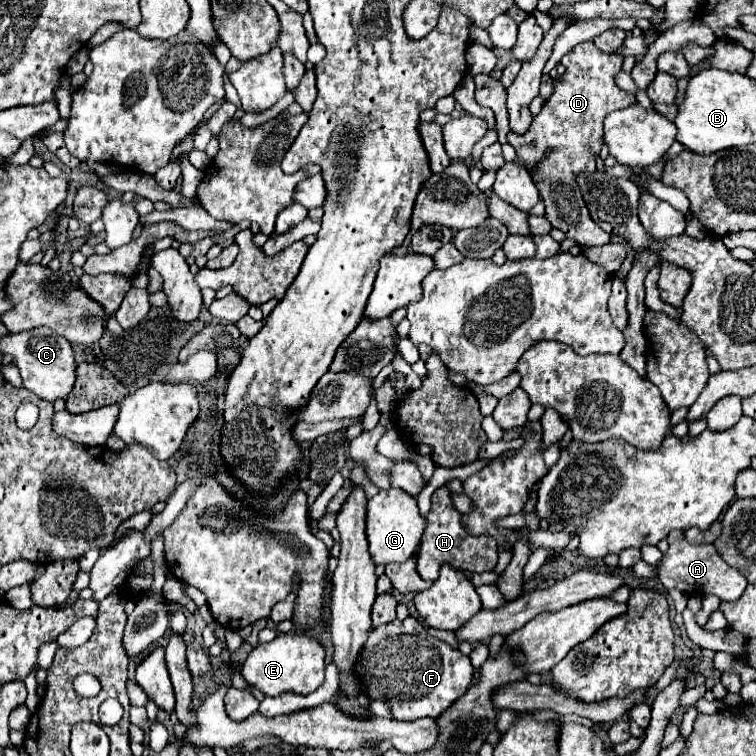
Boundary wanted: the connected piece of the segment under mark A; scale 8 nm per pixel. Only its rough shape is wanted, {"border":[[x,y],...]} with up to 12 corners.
{"border":[[682,531],[658,581],[688,595],[736,601],[748,581],[714,545],[690,545]]}

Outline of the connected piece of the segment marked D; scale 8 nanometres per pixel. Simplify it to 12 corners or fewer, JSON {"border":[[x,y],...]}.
{"border":[[592,41],[522,135],[546,219],[580,247],[610,243],[576,177],[596,171],[604,117],[634,105],[622,55]]}

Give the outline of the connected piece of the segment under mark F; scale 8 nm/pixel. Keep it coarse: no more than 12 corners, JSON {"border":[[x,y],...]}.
{"border":[[412,615],[370,629],[354,677],[398,721],[444,713],[466,655]]}

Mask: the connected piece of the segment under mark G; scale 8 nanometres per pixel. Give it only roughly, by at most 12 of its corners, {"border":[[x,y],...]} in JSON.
{"border":[[386,489],[368,501],[376,565],[406,561],[424,533],[416,497]]}

